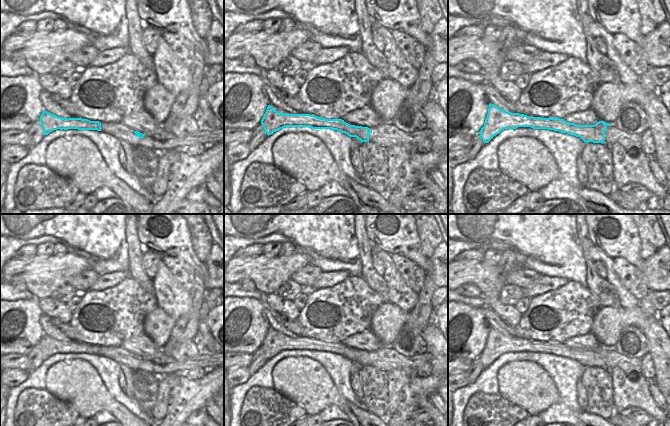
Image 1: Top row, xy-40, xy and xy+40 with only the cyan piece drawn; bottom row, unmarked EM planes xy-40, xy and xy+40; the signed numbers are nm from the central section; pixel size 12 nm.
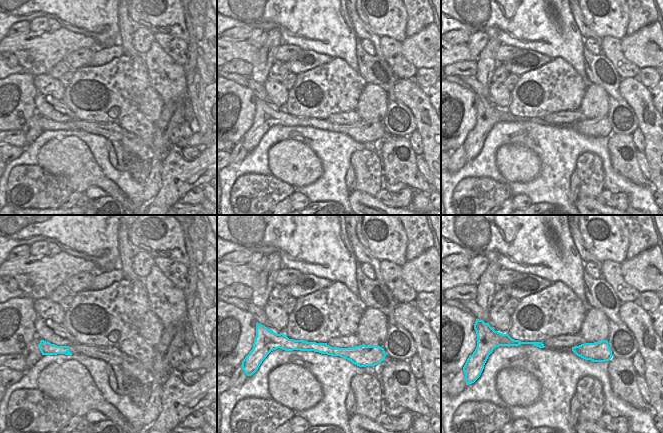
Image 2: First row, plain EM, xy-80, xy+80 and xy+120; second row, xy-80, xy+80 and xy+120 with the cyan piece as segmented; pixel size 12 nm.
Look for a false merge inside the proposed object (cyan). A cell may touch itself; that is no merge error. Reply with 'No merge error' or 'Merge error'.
No merge error

